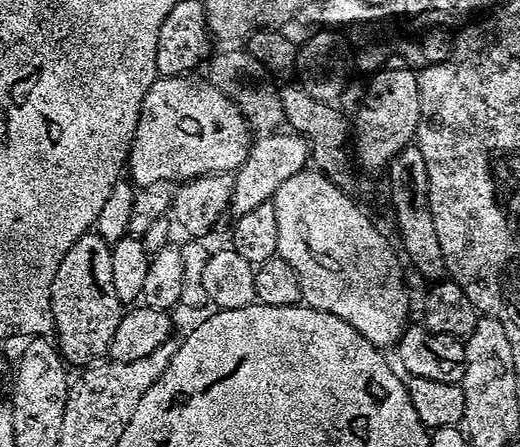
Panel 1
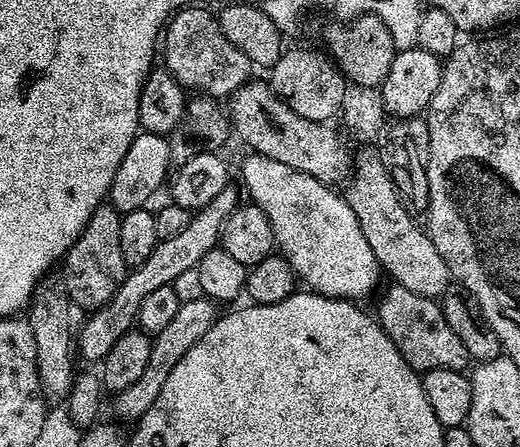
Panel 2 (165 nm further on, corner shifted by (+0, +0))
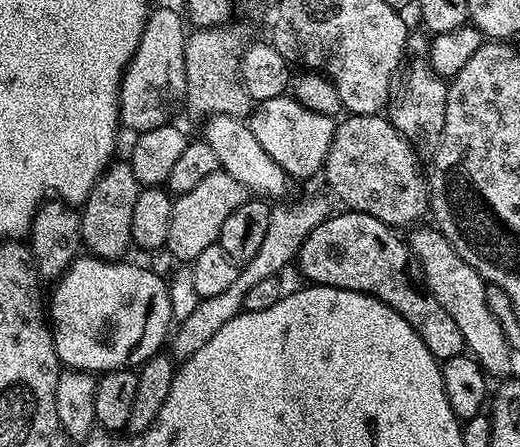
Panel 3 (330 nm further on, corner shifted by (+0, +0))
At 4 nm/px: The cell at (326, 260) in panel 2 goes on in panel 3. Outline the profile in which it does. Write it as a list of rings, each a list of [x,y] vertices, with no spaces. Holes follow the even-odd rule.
[[[209,116],[203,121],[202,138],[214,150],[222,171],[230,178],[238,178],[249,193],[260,198],[284,198],[288,192],[290,177],[282,166],[263,149],[262,143],[252,133],[251,127],[238,116]]]

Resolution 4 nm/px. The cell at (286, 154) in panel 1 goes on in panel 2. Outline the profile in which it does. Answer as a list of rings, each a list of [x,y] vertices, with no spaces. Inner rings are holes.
[[[229,186],[226,190],[222,190],[222,194],[218,194],[218,198],[214,198],[214,202],[210,202],[206,207],[199,209],[189,219],[186,227],[178,230],[178,234],[174,234],[174,238],[157,240],[154,250],[150,250],[150,258],[146,258],[146,262],[135,265],[125,275],[124,279],[117,283],[116,292],[111,300],[104,307],[95,309],[89,315],[92,317],[81,328],[79,325],[78,335],[74,340],[79,359],[81,356],[84,360],[103,362],[106,354],[110,354],[114,342],[118,340],[121,334],[133,331],[145,298],[154,290],[158,290],[163,284],[172,285],[178,278],[178,274],[198,267],[200,259],[211,248],[220,244],[220,236],[224,233],[224,221],[237,207],[238,199],[236,200],[235,187]]]

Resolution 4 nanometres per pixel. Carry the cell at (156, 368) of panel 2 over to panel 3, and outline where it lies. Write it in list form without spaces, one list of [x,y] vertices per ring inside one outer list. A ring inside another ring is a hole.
[[[308,196],[305,200],[294,201],[293,204],[284,203],[288,202],[277,203],[280,205],[272,208],[270,226],[258,254],[254,254],[254,258],[237,271],[233,284],[222,290],[222,294],[214,294],[214,298],[201,299],[194,314],[175,325],[170,336],[170,356],[173,361],[189,360],[195,352],[202,350],[202,346],[206,346],[206,342],[210,342],[210,338],[214,338],[214,334],[218,334],[218,330],[222,330],[222,326],[226,326],[226,322],[230,322],[230,318],[239,316],[248,291],[266,278],[280,276],[283,268],[299,257],[302,242],[310,234],[310,230],[317,228],[330,215],[328,200],[324,196]]]

